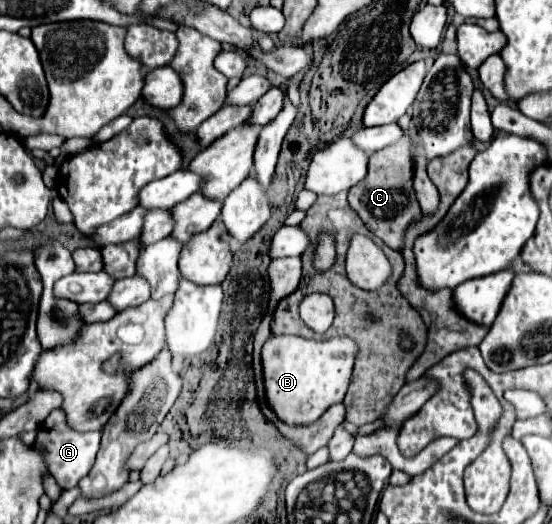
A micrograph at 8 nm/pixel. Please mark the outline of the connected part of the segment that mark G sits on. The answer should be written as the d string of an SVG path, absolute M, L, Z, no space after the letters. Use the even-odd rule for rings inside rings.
M53 410L41 424L39 434L35 438L35 446L43 448L43 460L47 462L47 468L55 476L57 484L63 490L69 490L75 488L79 480L91 470L95 462L95 454L99 450L99 440L101 440L101 432L75 432L67 426L63 410Z

